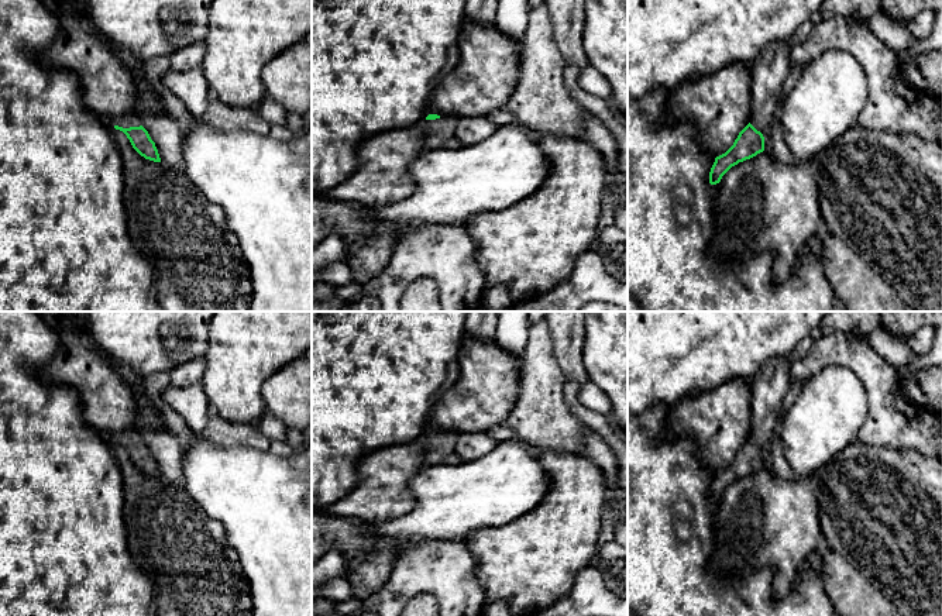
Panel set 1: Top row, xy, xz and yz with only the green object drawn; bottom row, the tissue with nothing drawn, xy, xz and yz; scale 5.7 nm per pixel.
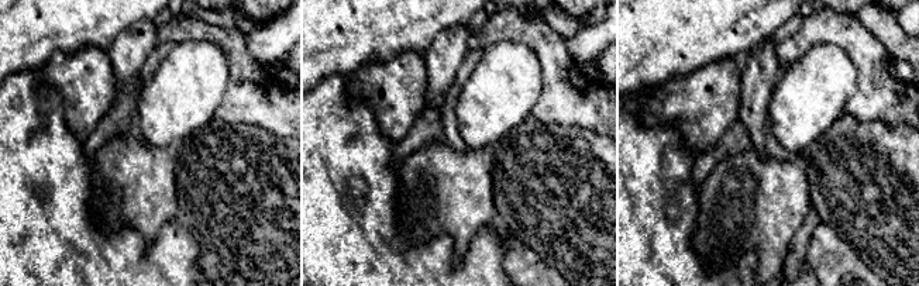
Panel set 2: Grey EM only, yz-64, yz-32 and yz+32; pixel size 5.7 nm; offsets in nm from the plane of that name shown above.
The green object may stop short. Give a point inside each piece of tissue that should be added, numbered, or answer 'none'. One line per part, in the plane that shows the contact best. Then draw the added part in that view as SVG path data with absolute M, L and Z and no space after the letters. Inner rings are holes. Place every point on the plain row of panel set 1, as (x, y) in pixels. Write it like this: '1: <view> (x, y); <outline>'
1: xy (129, 436); M130 429L121 433L114 433L111 437L113 437L113 441L118 441L123 444L142 441L141 434L137 431L137 429Z

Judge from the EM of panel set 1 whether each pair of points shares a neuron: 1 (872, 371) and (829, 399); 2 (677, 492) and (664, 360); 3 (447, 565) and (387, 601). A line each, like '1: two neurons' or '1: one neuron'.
1: two neurons
2: two neurons
3: one neuron

